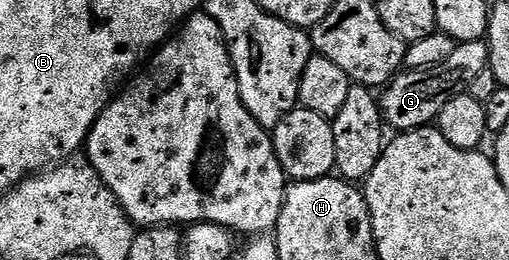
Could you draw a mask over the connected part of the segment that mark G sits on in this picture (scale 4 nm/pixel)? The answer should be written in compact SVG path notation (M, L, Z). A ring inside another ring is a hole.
M468 41L457 44L452 53L437 67L403 69L386 84L380 95L382 118L387 128L395 127L395 132L415 131L431 126L438 118L438 111L452 97L469 92L472 81L480 77L490 66L488 45L484 41Z

